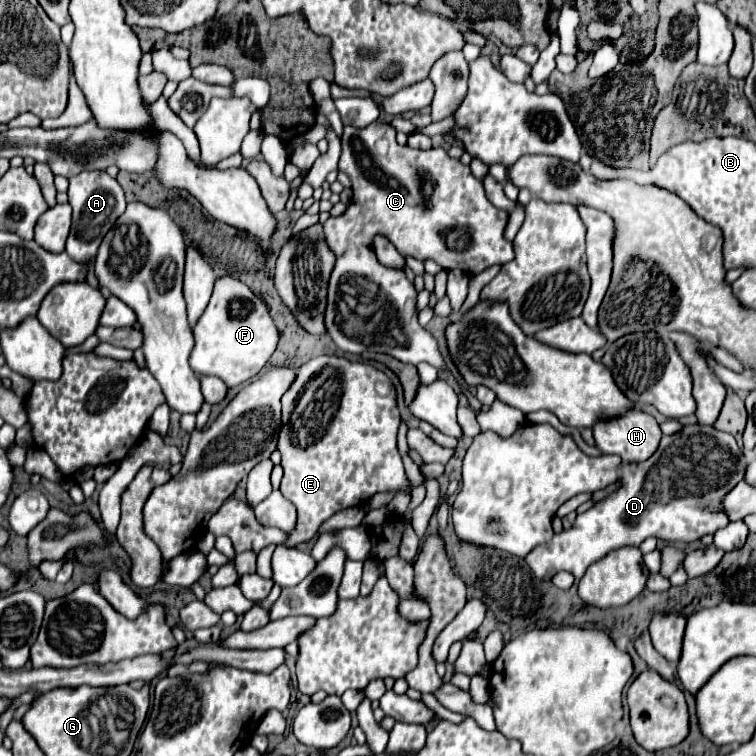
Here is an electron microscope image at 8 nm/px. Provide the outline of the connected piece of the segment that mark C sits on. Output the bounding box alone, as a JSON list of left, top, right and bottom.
[323,121,515,275]

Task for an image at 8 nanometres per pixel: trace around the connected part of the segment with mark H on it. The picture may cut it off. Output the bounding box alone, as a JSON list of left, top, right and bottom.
[593,407,661,463]

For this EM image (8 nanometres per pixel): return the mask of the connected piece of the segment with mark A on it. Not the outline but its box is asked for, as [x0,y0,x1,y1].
[65,171,127,287]

